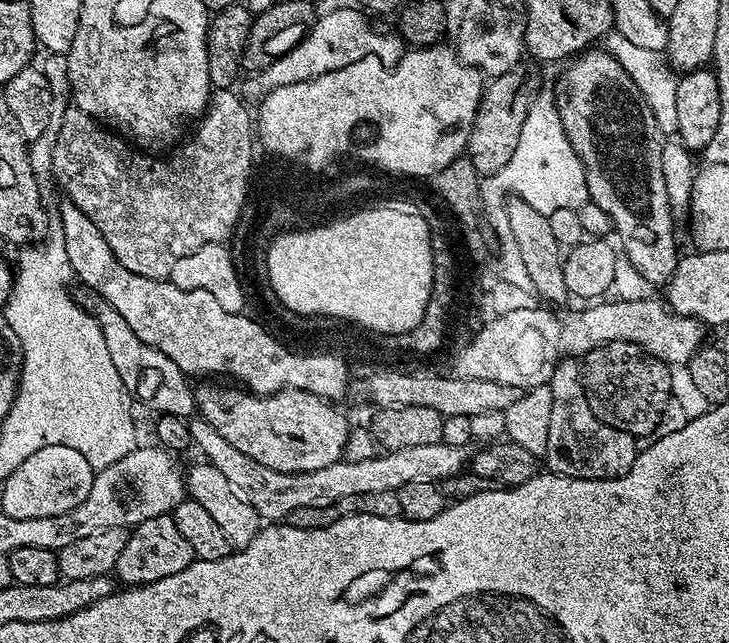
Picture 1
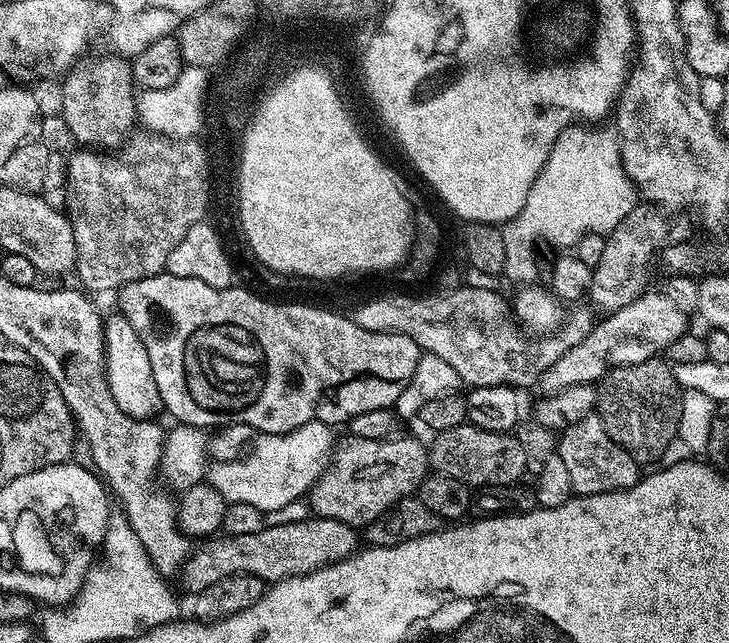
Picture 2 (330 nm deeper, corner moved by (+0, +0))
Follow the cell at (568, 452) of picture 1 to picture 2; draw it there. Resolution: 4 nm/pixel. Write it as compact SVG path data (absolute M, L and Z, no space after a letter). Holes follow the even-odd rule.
M596 414L574 422L574 426L559 433L558 454L566 465L566 474L570 474L573 493L578 496L606 494L633 488L642 475L641 465L606 434L606 429Z

